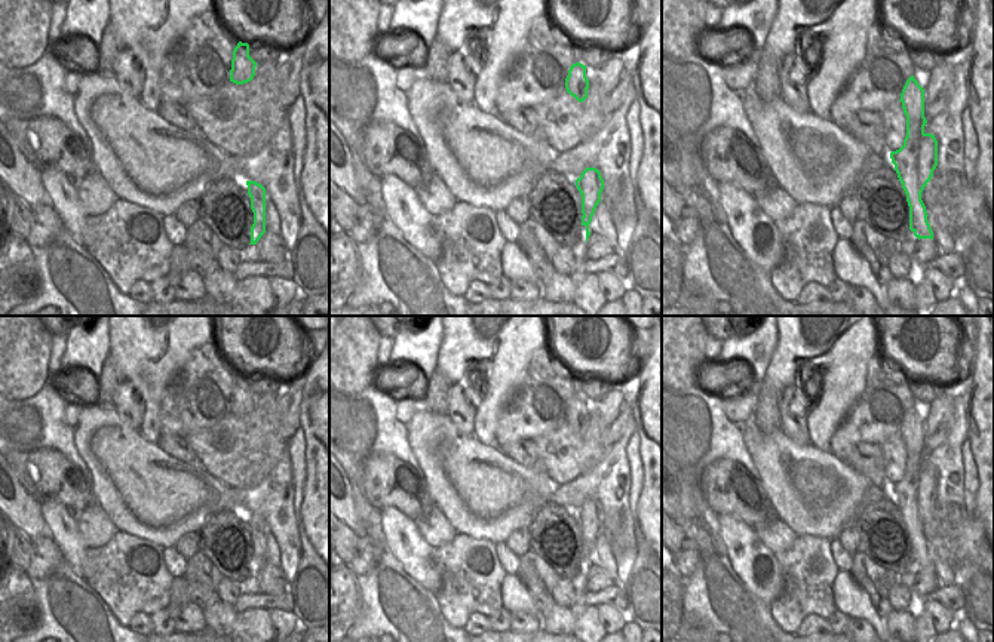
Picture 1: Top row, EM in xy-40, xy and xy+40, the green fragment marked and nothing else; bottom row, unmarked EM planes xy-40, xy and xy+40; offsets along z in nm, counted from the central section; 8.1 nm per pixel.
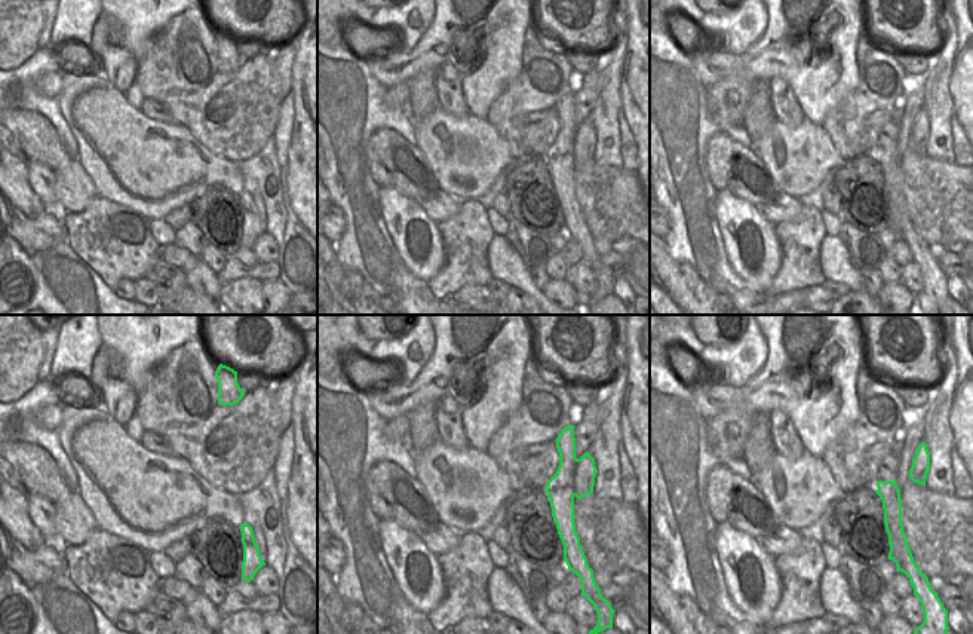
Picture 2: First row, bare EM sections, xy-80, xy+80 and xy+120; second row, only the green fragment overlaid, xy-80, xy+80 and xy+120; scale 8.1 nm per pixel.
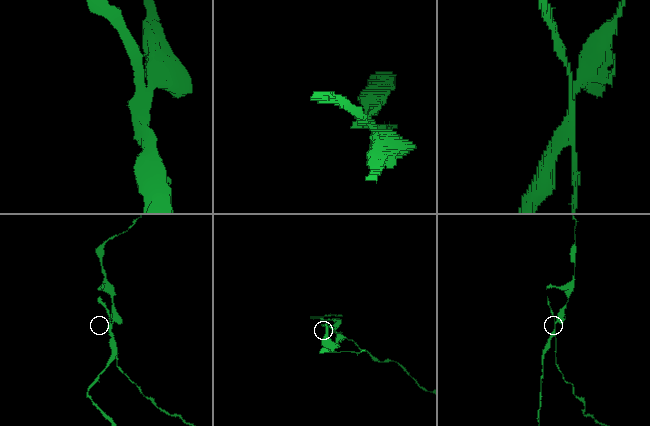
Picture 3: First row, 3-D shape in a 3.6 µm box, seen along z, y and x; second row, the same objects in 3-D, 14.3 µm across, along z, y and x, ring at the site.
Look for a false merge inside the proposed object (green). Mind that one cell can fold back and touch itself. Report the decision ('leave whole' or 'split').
split

